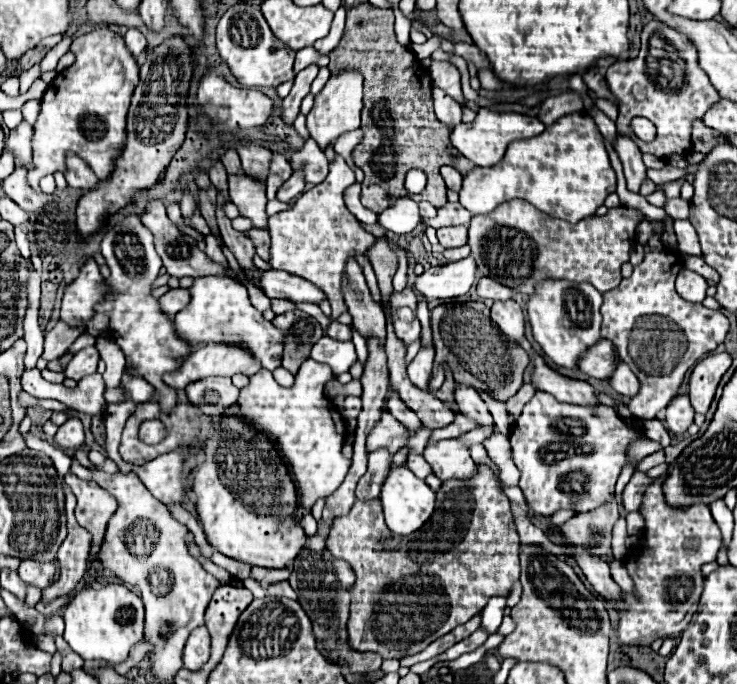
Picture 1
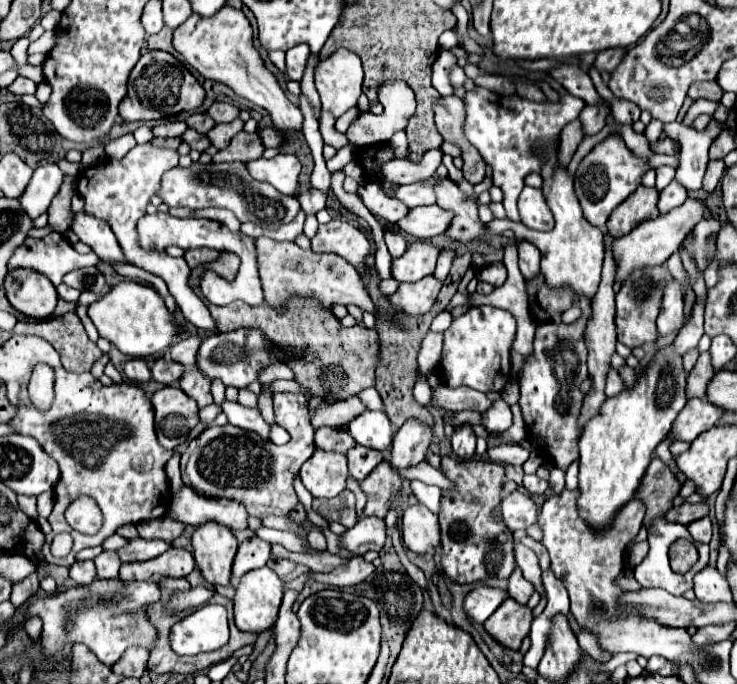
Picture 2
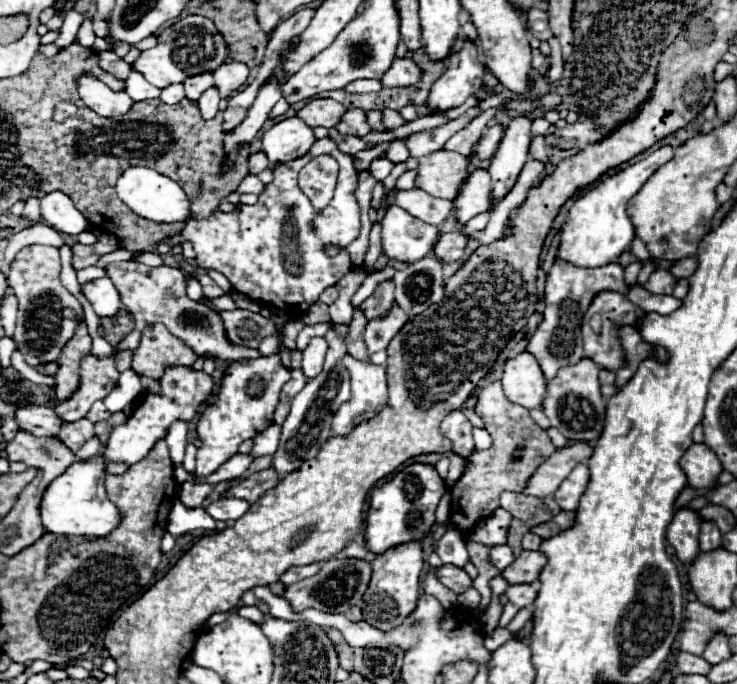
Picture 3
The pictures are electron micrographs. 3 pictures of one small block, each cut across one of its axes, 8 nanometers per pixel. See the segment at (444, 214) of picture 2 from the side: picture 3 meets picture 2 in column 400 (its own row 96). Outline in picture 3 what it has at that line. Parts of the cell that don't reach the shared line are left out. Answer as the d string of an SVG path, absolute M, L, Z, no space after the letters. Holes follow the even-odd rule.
M228 62L214 72L214 86L220 92L220 100L228 100L248 80L248 66L242 62Z

